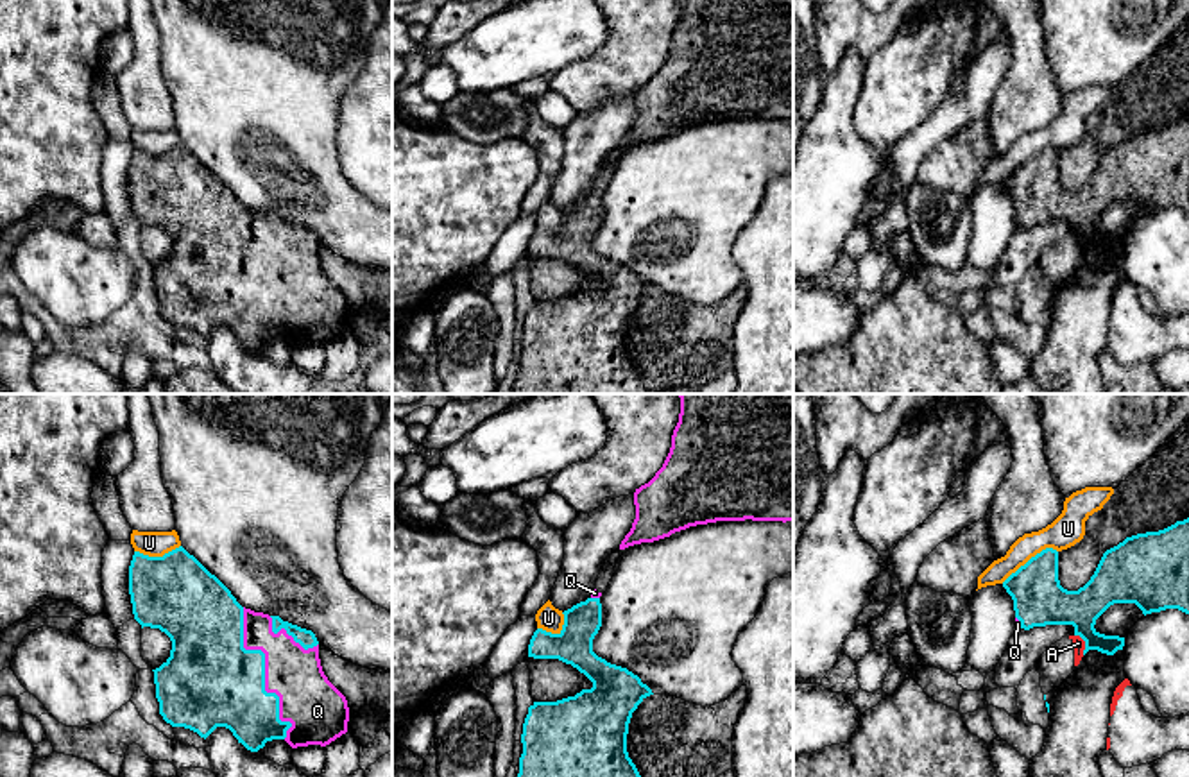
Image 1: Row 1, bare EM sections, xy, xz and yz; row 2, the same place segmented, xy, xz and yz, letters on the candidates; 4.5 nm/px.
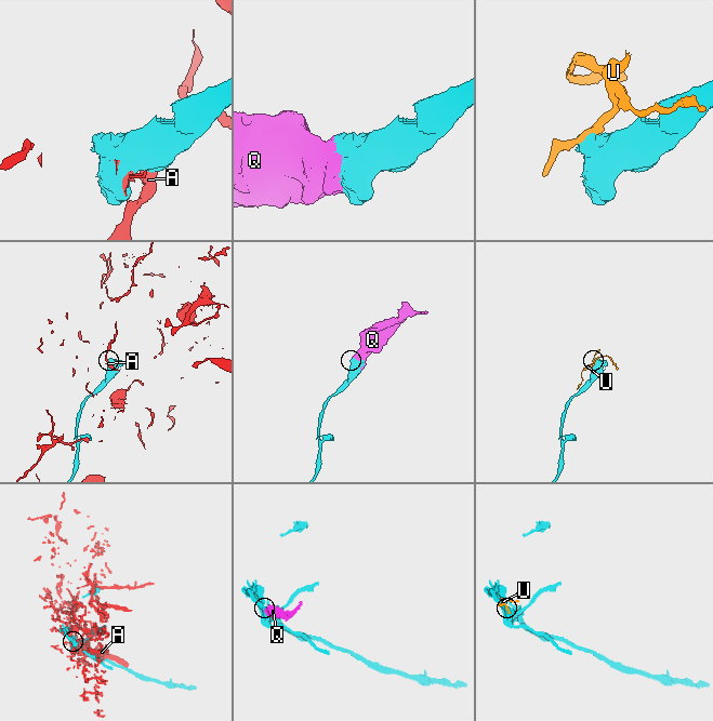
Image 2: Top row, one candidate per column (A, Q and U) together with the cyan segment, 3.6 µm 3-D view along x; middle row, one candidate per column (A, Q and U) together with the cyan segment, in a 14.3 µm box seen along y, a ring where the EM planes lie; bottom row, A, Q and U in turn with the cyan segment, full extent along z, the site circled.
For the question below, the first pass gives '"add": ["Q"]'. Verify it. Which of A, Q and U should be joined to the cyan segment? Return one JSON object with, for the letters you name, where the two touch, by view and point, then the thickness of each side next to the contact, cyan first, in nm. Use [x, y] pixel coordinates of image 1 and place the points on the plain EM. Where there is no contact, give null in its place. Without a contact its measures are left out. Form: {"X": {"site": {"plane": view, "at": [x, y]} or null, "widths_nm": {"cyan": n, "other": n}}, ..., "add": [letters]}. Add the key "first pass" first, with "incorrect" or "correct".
{"first pass": "correct", "Q": {"site": {"plane": "xy", "at": [264, 271]}, "widths_nm": {"cyan": 420, "other": 260}}, "add": ["Q"]}

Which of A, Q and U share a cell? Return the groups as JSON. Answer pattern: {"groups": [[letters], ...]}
{"groups": [["A"], ["Q"], ["U"]]}

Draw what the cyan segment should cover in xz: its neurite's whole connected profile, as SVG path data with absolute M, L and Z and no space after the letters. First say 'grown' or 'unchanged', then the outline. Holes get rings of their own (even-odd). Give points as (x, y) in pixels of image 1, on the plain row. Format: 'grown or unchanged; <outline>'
grown; M618 150L609 154L593 193L562 211L564 224L559 233L537 227L530 238L528 256L571 263L593 281L593 286L557 301L534 301L528 306L519 372L510 394L652 394L629 356L627 333L632 312L654 292L637 274L593 251L593 238L602 226L600 195L607 190L618 158Z

